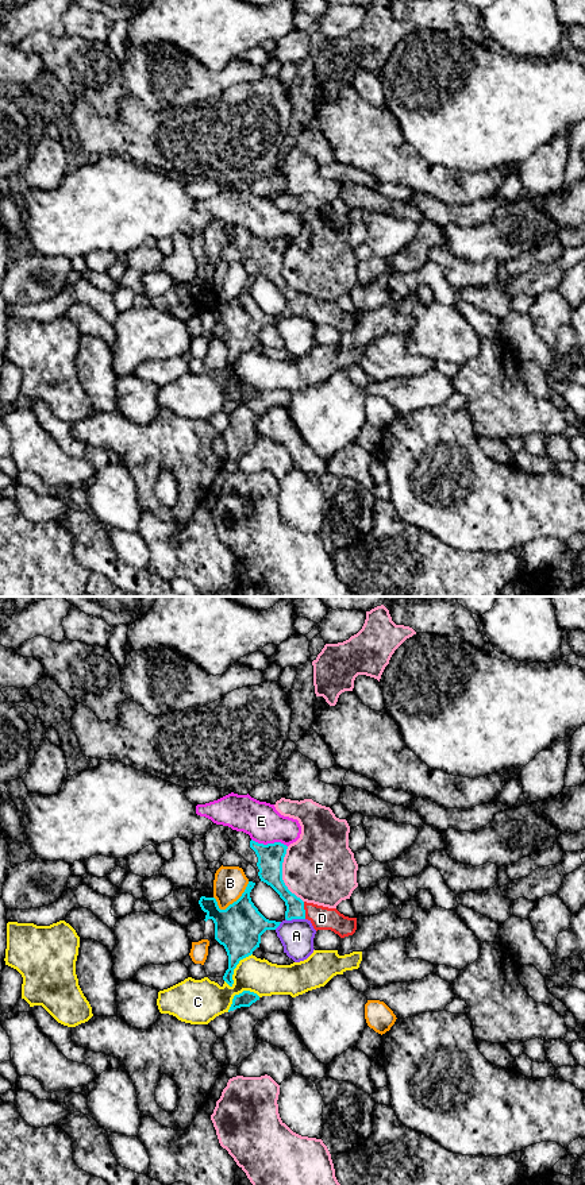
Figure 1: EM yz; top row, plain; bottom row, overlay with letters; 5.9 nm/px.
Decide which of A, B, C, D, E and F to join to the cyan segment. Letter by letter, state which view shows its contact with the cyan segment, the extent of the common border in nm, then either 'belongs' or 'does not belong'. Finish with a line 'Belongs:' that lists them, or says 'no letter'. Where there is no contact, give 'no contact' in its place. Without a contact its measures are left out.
A: contact in yz; length 120 nm; does not belong
B: contact in yz; length 240 nm; does not belong
C: contact in yz; length 240 nm; does not belong
D: contact in yz; length 110 nm; belongs
E: contact in yz; length 220 nm; does not belong
F: contact in yz; length 340 nm; does not belong
Belongs: D

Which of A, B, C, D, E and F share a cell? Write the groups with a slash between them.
A / B / C / D / E / F

